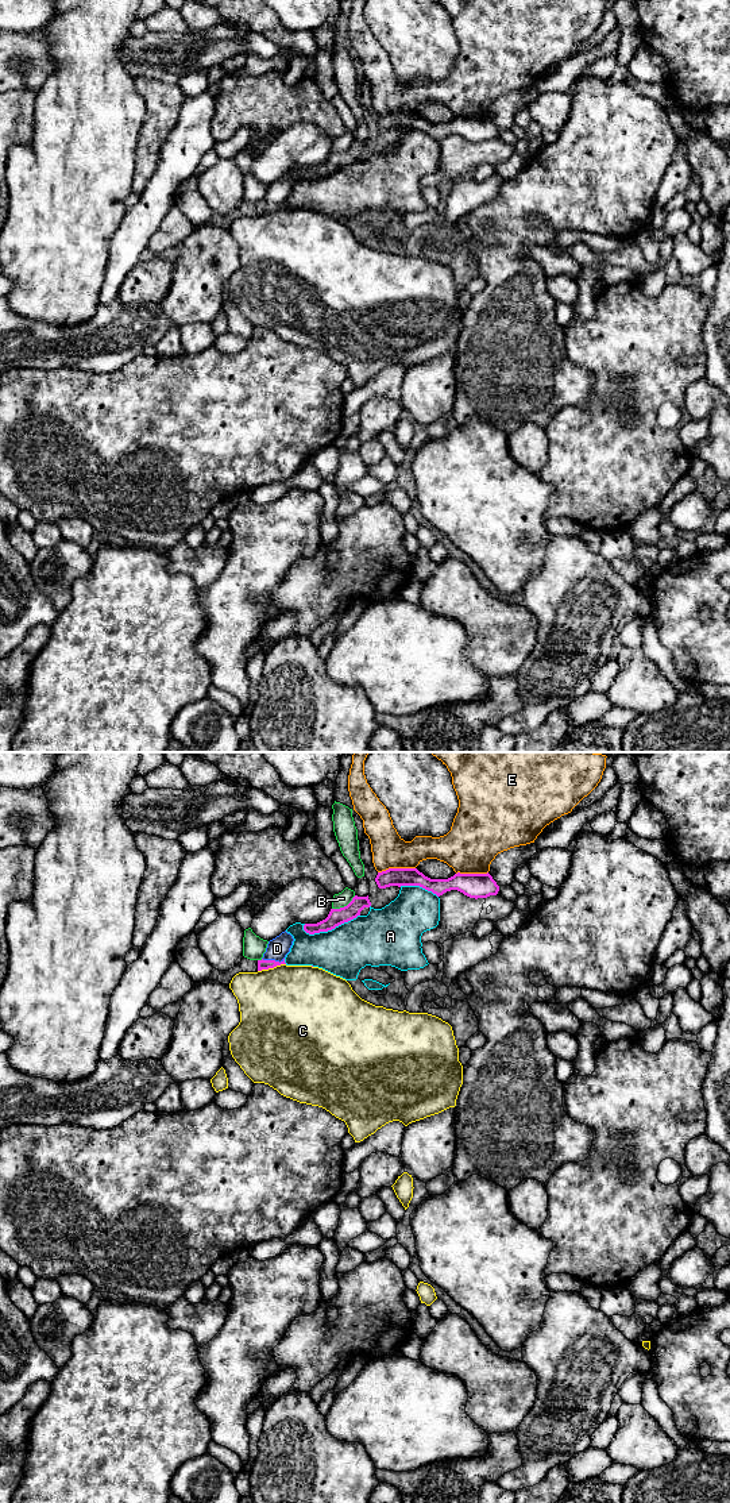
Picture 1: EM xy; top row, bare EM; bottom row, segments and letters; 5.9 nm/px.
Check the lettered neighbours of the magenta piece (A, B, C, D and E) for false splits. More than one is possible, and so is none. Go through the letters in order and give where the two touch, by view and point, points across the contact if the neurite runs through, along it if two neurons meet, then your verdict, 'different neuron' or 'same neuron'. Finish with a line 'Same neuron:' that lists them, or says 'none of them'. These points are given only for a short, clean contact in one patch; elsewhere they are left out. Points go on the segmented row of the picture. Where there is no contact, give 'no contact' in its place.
A: meets magenta in xy at (331, 929); different neuron
B: meets magenta in xy at (344, 906); different neuron
C: meets magenta in xy at (271, 967); border along xy (285, 963), (258, 971); different neuron
D: meets magenta in xy at (273, 960); runs through xy (262, 964), (273, 960), (277, 948); same neuron
E: meets magenta in xy at (396, 868); different neuron
Same neuron: D

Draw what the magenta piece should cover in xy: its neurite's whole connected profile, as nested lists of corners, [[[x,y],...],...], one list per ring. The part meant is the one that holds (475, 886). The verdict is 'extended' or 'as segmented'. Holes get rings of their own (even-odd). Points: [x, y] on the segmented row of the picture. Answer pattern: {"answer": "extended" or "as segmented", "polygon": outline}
{"answer": "as segmented", "polygon": [[[389,868],[378,872],[375,882],[379,889],[390,886],[420,886],[437,897],[447,891],[457,890],[470,898],[487,898],[497,895],[499,886],[487,874],[455,874],[448,879],[430,879],[417,868]]]}

